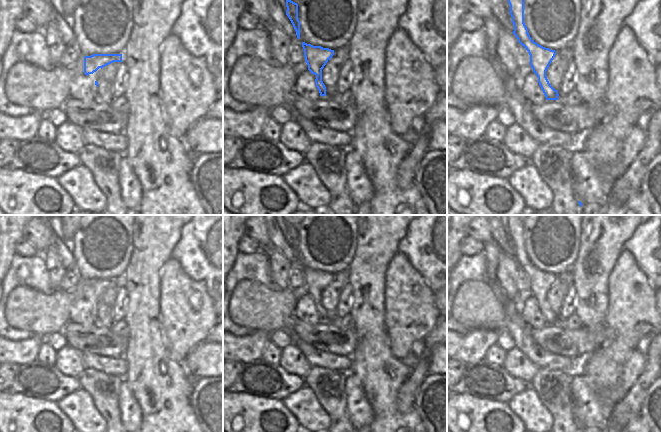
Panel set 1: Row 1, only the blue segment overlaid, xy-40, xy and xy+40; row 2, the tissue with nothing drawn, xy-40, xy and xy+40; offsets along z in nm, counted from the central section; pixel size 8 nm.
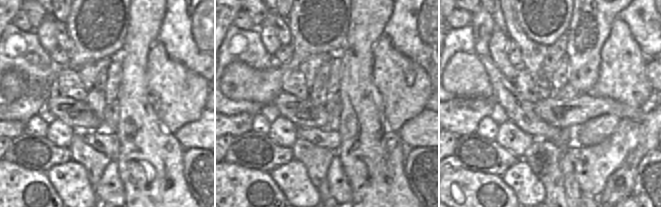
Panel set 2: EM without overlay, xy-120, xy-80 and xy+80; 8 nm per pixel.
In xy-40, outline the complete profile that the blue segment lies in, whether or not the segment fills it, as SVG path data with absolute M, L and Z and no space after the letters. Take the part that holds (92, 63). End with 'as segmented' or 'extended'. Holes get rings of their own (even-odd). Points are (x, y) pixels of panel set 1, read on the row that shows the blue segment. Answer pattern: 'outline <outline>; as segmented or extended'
outline M93 54L84 57L84 74L89 75L113 62L122 62L122 54Z; as segmented

